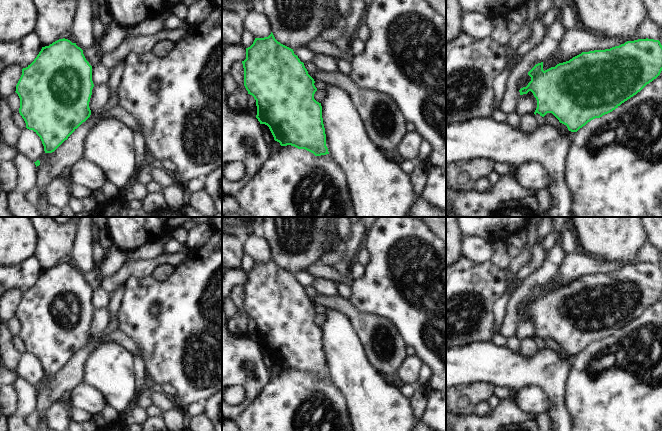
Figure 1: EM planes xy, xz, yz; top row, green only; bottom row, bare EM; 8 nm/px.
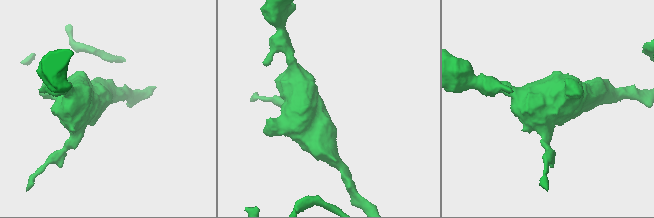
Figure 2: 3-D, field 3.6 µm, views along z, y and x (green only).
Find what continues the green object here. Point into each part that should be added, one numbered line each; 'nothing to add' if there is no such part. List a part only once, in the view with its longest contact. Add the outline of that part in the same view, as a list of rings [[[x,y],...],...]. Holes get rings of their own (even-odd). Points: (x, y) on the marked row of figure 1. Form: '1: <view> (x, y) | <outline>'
nothing to add

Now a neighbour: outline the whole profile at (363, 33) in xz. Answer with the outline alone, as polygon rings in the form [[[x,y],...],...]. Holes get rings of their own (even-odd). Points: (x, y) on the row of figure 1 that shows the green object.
[[[362,23],[361,26],[356,31],[356,38],[365,43],[369,37],[370,37],[370,30],[367,25]]]

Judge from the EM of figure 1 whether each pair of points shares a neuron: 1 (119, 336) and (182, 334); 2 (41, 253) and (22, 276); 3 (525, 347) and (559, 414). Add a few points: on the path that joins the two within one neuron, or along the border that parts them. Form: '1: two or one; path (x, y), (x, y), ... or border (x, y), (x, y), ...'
1: two; border (118, 329), (135, 342), (141, 355)
2: two; border (34, 255), (42, 270)
3: two; border (538, 350), (530, 356), (525, 356), (519, 351)

